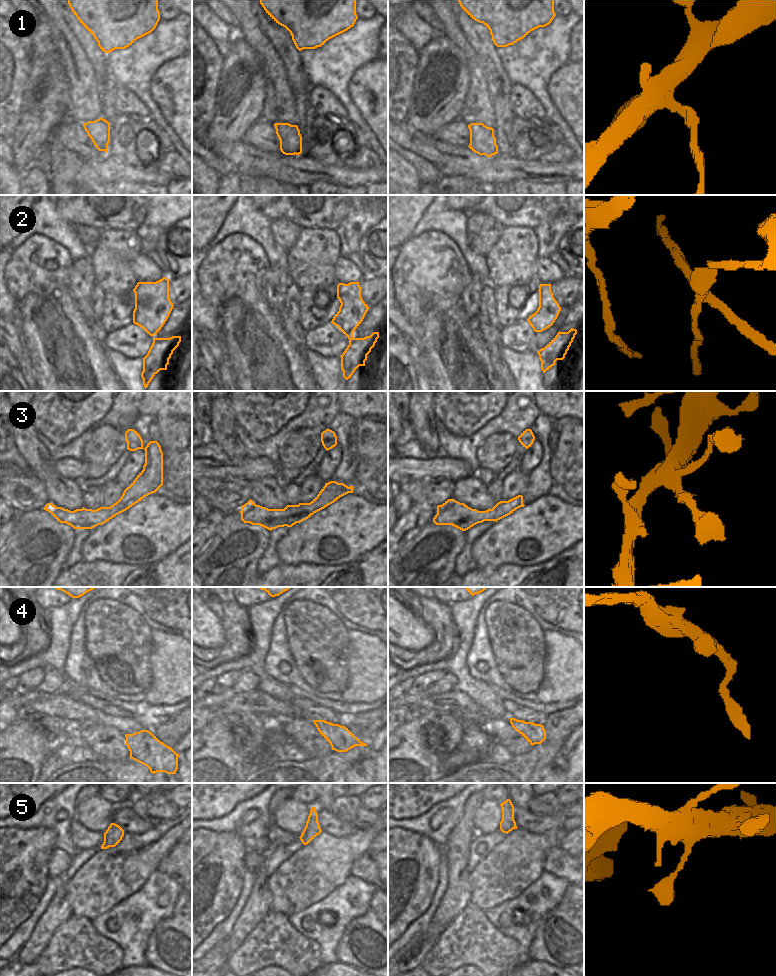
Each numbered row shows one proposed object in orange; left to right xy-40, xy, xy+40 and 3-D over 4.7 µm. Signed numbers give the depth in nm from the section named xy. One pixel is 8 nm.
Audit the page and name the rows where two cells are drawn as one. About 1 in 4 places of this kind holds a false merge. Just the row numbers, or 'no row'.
1, 2.

